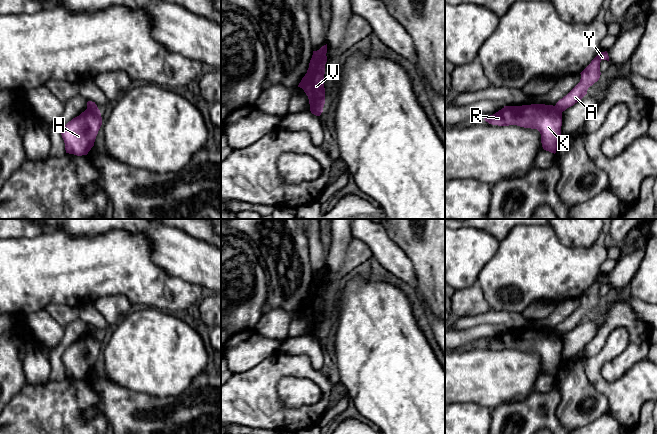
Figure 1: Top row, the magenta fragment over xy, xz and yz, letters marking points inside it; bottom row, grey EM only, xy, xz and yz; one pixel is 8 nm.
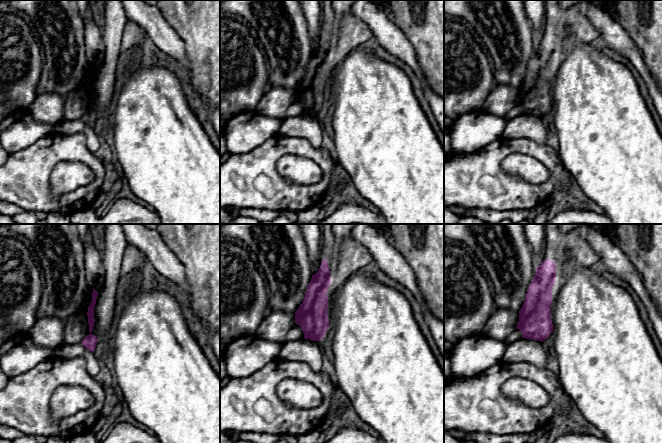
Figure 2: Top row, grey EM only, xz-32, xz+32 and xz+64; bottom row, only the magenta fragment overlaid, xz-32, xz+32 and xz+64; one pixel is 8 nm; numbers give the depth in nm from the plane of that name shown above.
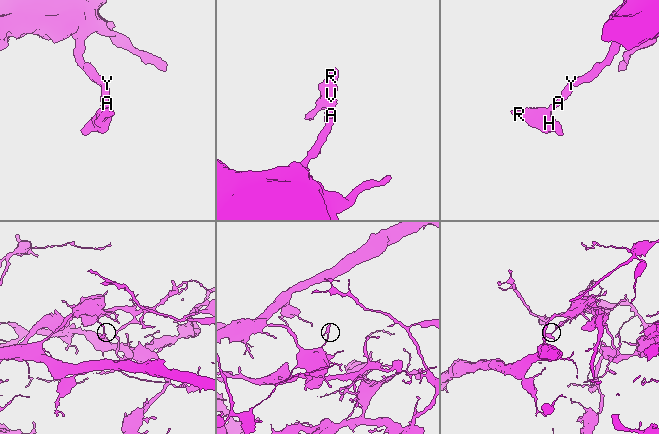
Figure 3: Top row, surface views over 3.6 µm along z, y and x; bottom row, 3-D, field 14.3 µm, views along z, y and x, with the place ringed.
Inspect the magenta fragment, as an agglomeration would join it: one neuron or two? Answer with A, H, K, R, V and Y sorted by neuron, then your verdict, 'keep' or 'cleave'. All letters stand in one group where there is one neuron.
A Y / H K R V | cleave

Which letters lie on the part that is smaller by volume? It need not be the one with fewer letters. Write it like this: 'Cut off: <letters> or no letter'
Cut off: H, K, R, V

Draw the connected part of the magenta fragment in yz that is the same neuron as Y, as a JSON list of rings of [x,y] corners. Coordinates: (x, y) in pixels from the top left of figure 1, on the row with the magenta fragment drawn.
[[[607,51],[600,52],[580,73],[580,82],[566,96],[564,96],[556,103],[555,107],[558,110],[561,112],[565,111],[567,108],[580,101],[587,94],[588,88],[597,82],[600,78],[600,62],[602,60],[609,61]]]

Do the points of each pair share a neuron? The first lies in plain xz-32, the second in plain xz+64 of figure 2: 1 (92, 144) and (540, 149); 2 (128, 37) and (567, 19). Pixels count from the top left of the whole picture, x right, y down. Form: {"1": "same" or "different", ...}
{"1": "different", "2": "same"}

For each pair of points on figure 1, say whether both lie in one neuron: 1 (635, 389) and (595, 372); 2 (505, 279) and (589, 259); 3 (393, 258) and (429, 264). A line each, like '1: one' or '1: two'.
1: one
2: one
3: two

